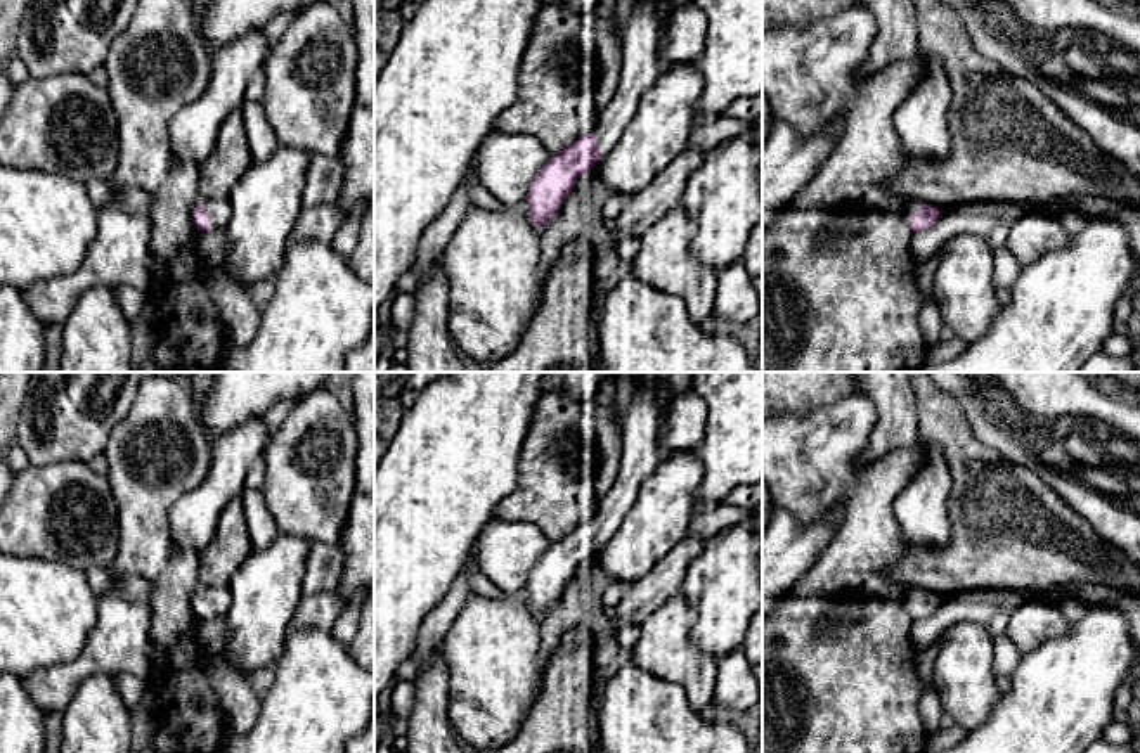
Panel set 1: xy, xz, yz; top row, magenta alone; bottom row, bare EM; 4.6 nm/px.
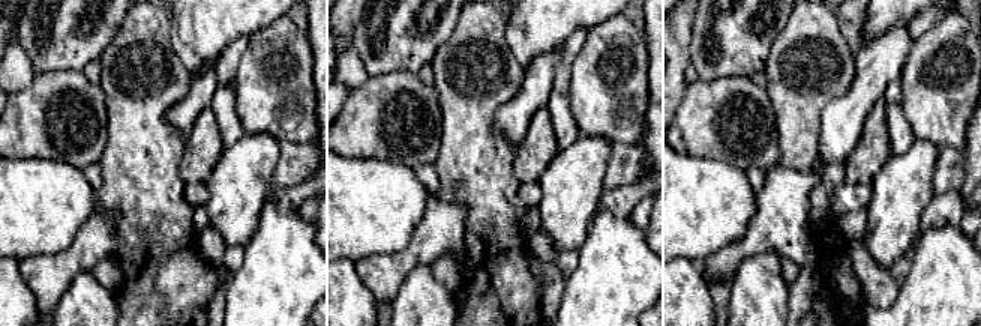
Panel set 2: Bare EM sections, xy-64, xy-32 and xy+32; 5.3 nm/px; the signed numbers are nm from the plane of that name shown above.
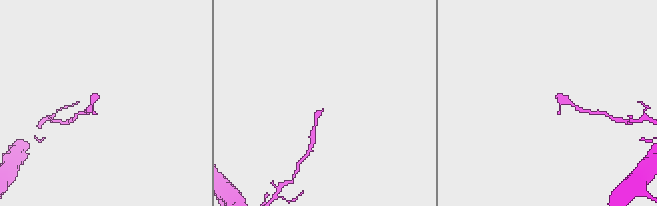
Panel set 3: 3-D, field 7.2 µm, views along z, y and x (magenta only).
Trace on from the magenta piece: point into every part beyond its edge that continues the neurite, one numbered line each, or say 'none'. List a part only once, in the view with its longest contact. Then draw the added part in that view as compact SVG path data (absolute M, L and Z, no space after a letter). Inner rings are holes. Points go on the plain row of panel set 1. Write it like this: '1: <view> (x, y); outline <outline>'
1: xy (219, 598); outline M211 587L204 589L204 595L210 602L211 615L213 616L225 616L230 602L232 602L232 594L229 587Z

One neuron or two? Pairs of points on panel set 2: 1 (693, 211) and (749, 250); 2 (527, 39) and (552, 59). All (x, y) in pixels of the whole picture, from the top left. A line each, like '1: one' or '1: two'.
1: two
2: two

